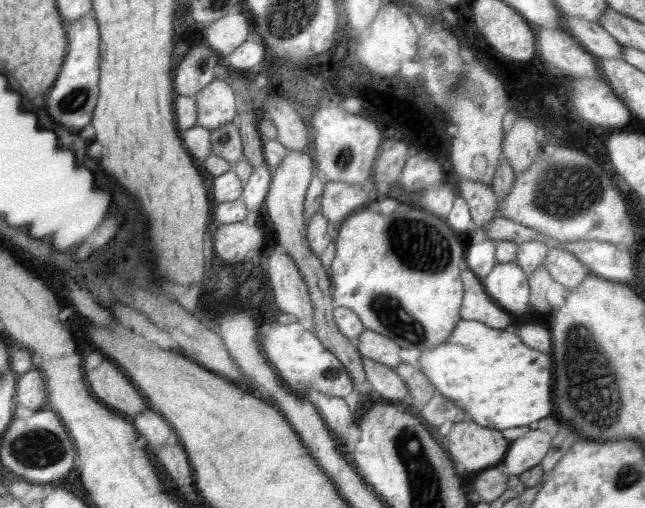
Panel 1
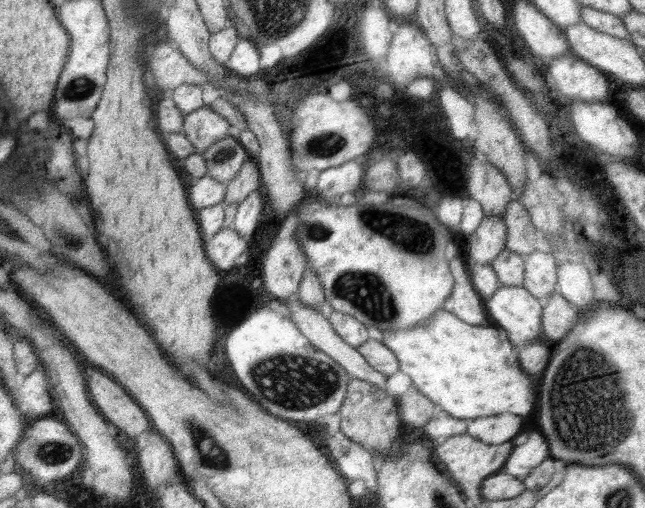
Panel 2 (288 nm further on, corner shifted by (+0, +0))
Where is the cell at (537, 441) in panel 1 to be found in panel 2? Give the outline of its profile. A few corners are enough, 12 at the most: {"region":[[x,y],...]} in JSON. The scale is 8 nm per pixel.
{"region":[[531,432],[513,446],[501,470],[523,482],[549,456],[549,444]]}

